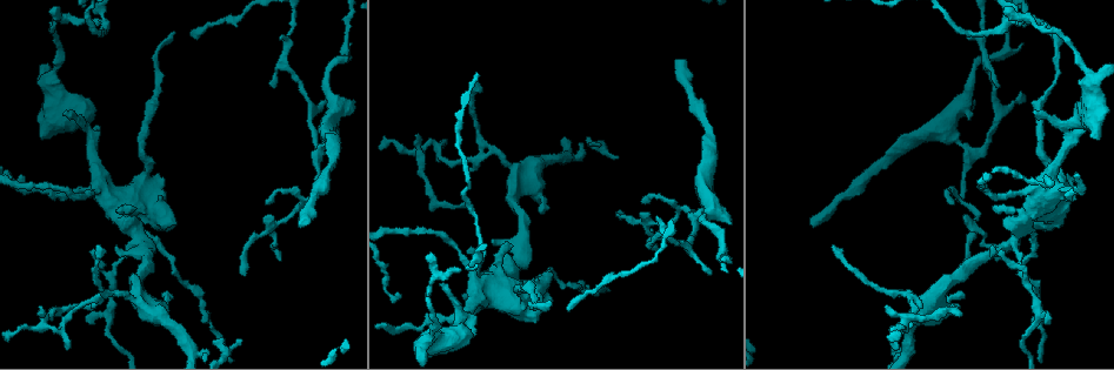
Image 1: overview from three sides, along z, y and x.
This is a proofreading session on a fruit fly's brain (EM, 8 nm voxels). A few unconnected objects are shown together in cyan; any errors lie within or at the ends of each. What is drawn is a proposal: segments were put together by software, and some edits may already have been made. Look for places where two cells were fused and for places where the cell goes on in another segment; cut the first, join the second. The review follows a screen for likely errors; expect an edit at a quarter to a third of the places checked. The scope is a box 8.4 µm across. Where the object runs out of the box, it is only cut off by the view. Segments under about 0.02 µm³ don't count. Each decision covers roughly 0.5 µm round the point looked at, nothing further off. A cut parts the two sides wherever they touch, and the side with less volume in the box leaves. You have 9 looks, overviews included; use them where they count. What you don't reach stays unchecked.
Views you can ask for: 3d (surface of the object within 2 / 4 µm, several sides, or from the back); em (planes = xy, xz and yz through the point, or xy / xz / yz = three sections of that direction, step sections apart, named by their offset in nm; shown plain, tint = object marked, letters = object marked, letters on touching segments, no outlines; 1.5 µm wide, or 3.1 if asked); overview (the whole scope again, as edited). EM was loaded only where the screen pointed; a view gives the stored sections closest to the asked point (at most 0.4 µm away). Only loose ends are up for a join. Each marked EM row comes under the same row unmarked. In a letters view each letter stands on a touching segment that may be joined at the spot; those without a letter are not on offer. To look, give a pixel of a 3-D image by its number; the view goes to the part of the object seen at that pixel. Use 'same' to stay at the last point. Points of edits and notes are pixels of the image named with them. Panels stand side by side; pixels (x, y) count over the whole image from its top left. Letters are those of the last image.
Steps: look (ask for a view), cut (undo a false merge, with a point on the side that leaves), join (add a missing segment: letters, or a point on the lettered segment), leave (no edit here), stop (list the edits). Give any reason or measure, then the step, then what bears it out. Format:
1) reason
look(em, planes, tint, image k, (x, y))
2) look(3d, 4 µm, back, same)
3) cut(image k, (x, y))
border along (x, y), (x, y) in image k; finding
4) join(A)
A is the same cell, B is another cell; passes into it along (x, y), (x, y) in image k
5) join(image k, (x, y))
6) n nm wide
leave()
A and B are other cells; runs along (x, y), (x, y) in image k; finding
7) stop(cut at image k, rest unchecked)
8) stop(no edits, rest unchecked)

narrows sharply
look(em, planes, letters, image 1, (329, 124))

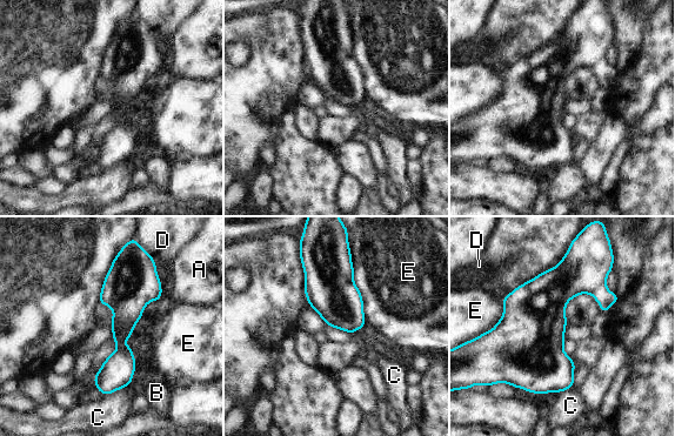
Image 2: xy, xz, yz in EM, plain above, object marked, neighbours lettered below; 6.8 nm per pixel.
leave()
A, B, C, D and E are other cells; border along (338, 216), (347, 229), (366, 323) in image 2; all the same cell

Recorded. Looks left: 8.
an open end
look(em, planes, tint, image 1, (614, 159))

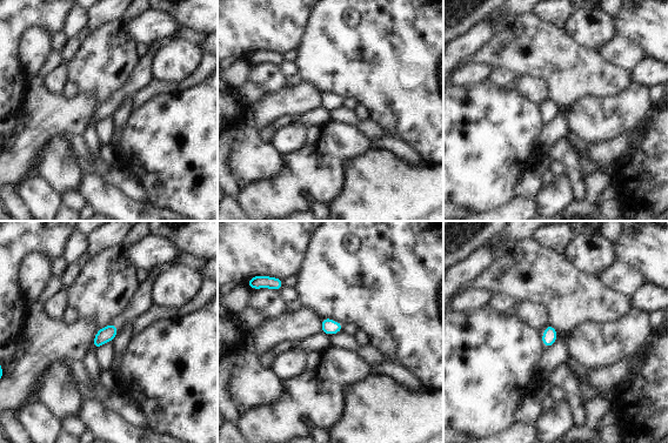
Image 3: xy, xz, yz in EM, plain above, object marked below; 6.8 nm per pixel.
what lies round it
look(em, planes, letters, same)

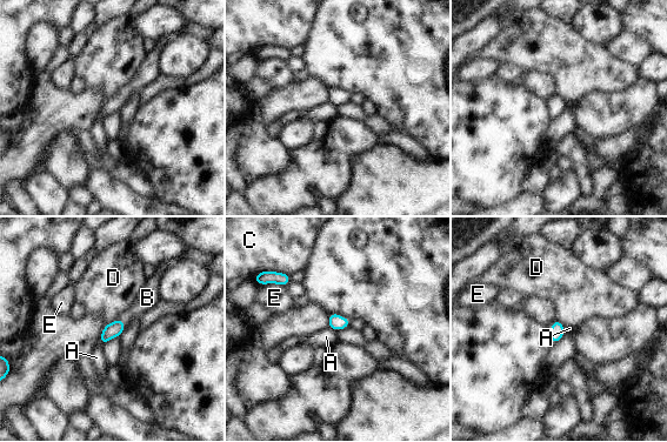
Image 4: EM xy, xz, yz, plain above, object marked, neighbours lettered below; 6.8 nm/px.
100 nm wide
join(B)
B is the same cell, A, C, D and E are other cells; passes into it along (113, 329), (124, 322), (147, 297) in image 4; the cell continues

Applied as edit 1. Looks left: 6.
thin end
look(em, xz, step 8, tint, image 1, (886, 306))

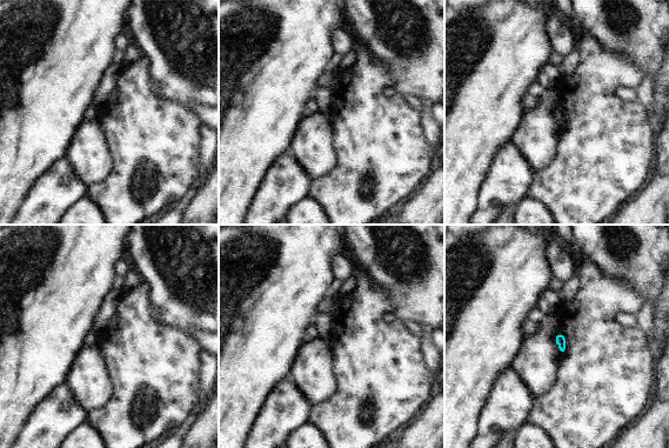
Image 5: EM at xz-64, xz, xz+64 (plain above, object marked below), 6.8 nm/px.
another direction
look(em, planes, letters, same)

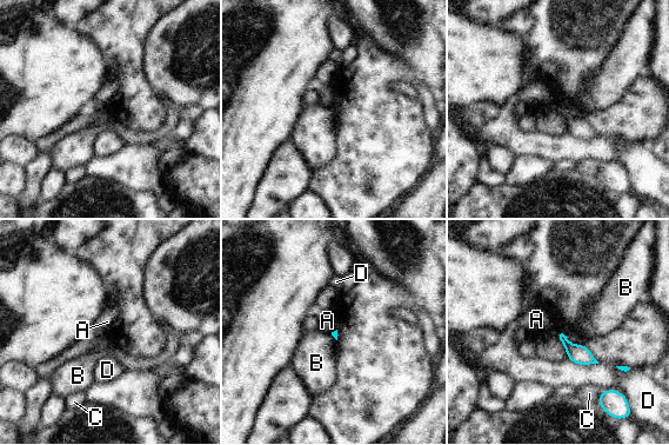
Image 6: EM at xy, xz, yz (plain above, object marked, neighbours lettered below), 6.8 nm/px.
leave()
A, B, C and D are other cells; border along (560, 329), (555, 334) in image 6; no lettered segment goes on from it

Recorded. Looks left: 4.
branch stops here
look(em, yz, step 4, letters, image 1, (115, 245))

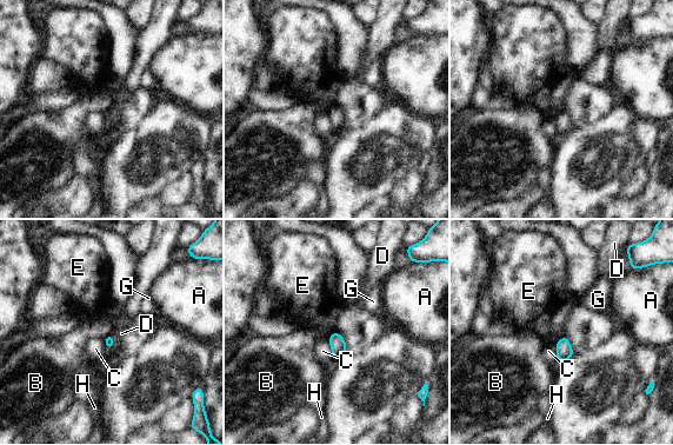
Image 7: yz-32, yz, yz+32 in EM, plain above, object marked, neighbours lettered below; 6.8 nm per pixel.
leave()
A, B, C, D, E, G and H are other cells; border along (111, 332), (113, 347), (110, 351) in image 7; none of them fits

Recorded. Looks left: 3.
stop(join at image 4, rest unchecked)

